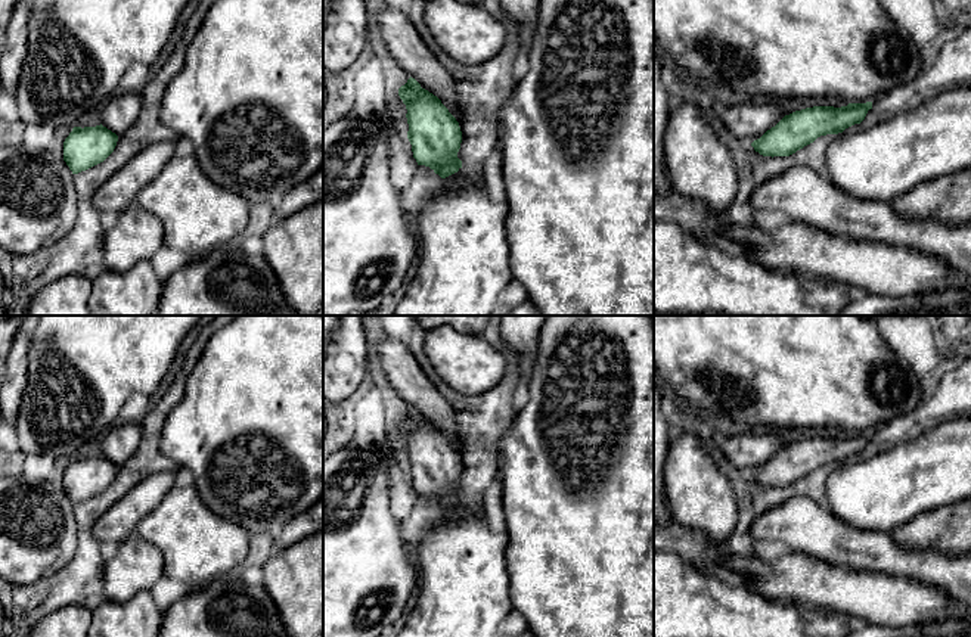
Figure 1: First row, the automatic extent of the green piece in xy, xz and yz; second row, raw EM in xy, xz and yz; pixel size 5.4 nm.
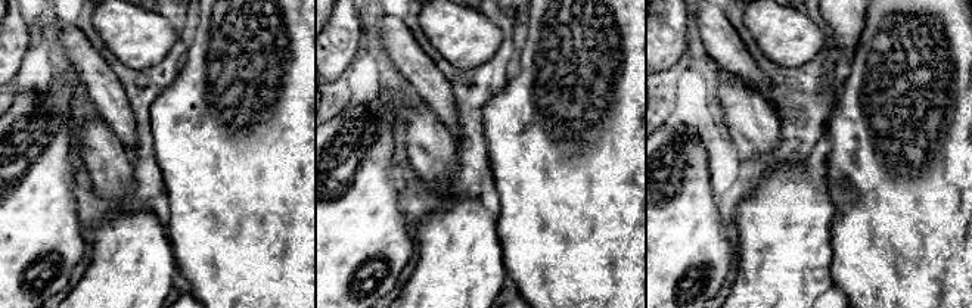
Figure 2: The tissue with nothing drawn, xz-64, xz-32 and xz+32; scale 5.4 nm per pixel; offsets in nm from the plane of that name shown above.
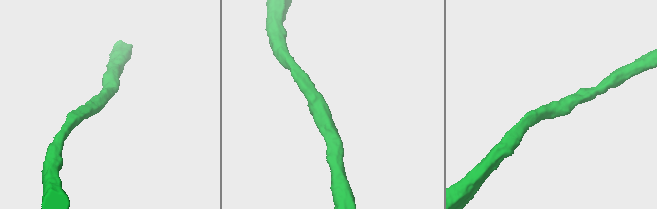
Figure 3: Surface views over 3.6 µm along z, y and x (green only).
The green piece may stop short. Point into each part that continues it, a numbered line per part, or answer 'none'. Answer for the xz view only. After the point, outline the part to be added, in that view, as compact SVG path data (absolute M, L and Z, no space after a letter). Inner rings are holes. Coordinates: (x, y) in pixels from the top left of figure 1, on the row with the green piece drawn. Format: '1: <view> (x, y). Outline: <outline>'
1: xz (402, 39). Outline: M387 4L378 22L381 37L398 65L422 88L437 96L459 122L460 109L455 80L440 63L438 58L426 47L409 16Z

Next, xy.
1: xy (121, 111). Outline: M140 91L118 93L106 102L100 124L120 137L136 122L140 111Z

